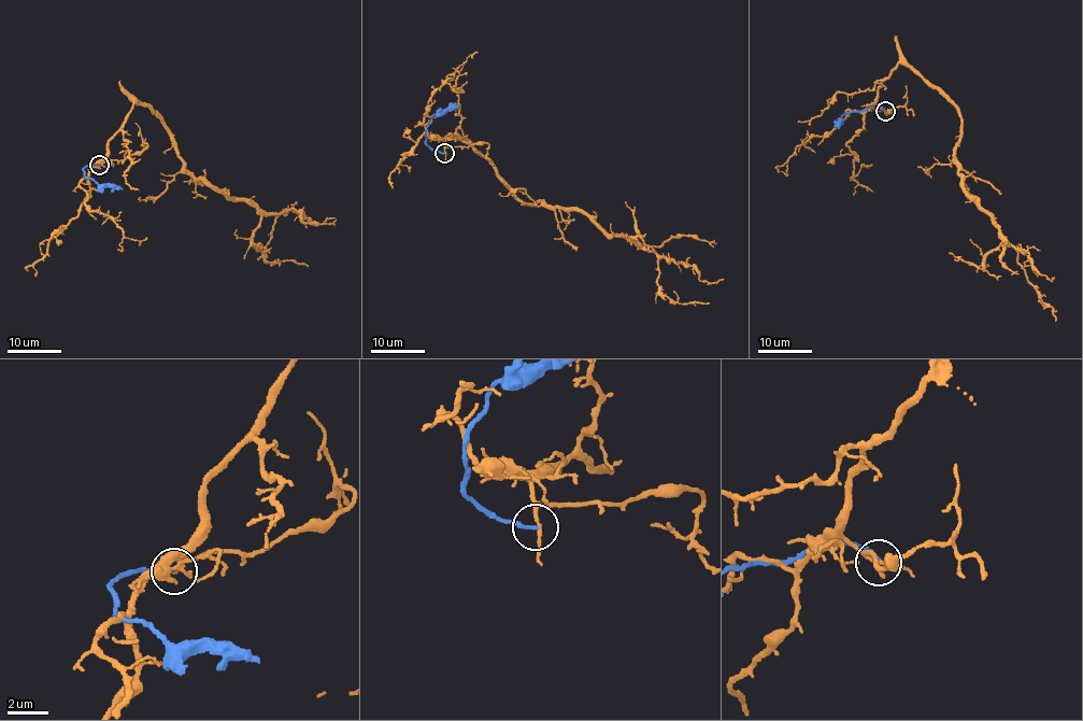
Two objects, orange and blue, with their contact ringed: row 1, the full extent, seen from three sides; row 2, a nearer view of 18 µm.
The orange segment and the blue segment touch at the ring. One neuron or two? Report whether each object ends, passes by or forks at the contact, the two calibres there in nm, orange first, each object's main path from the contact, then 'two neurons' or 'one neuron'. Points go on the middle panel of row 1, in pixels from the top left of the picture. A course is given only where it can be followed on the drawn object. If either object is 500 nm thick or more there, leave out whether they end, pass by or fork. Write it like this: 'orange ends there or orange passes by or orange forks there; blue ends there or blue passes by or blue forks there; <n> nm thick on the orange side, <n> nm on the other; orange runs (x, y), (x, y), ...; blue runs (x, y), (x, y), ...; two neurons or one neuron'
orange passes by; blue ends there; 160 nm thick on the orange side, 170 nm on the other; orange runs (445, 152), (446, 135), (466, 138), (521, 201), (582, 210), (609, 234), (656, 255), (664, 295), (710, 302); blue runs (444, 153), (435, 151), (426, 143), (426, 127), (431, 116), (459, 107); two neurons

